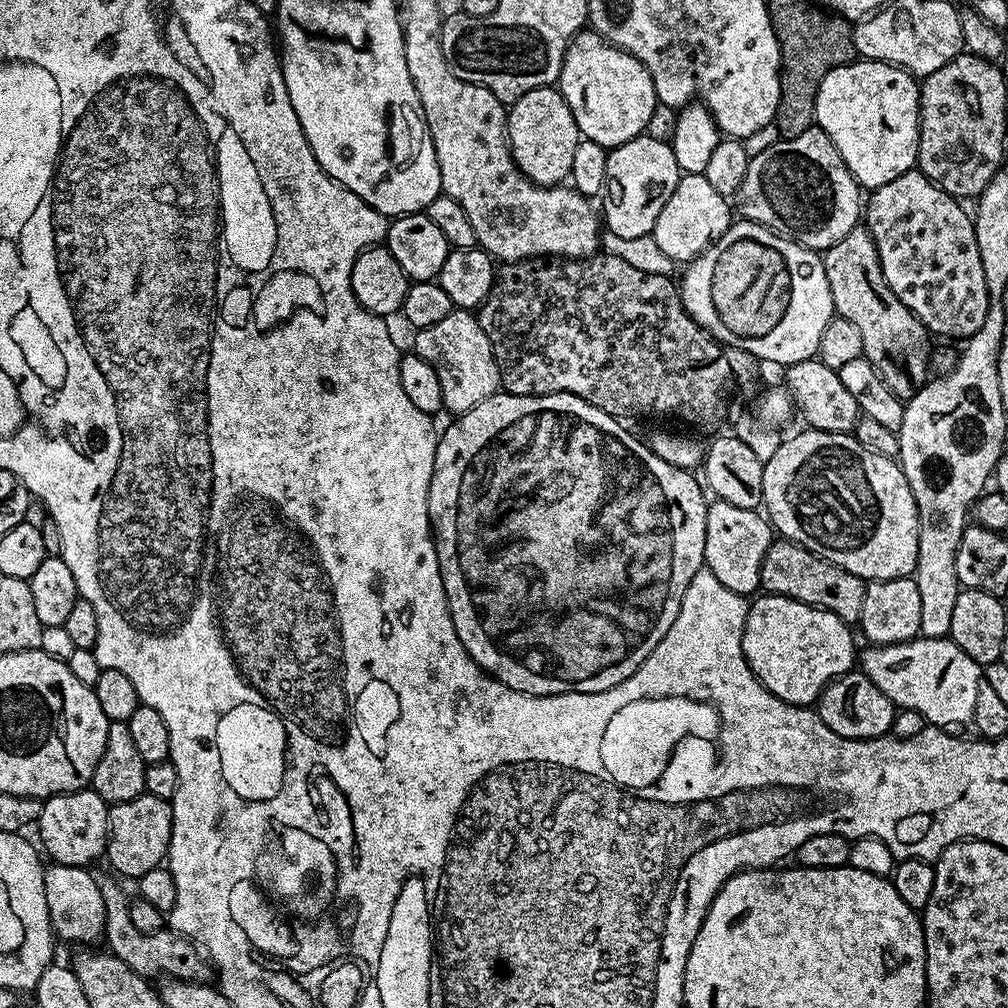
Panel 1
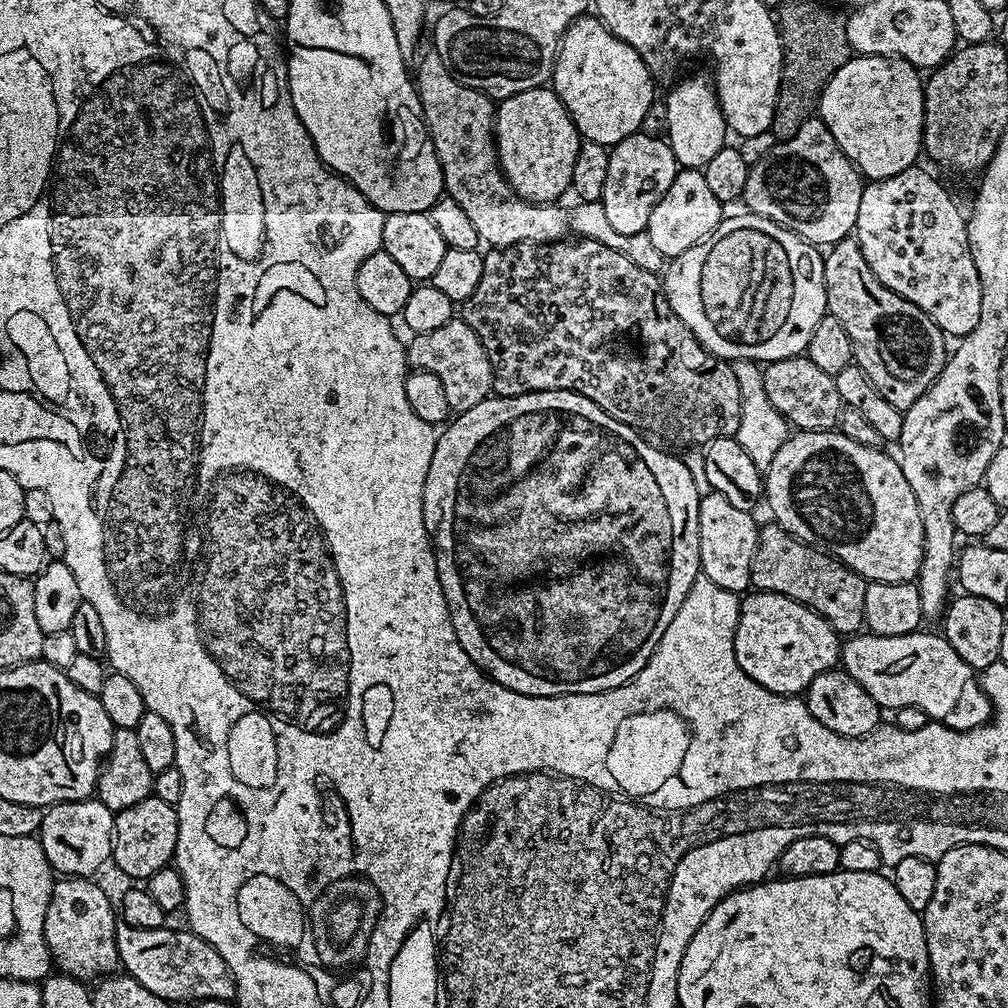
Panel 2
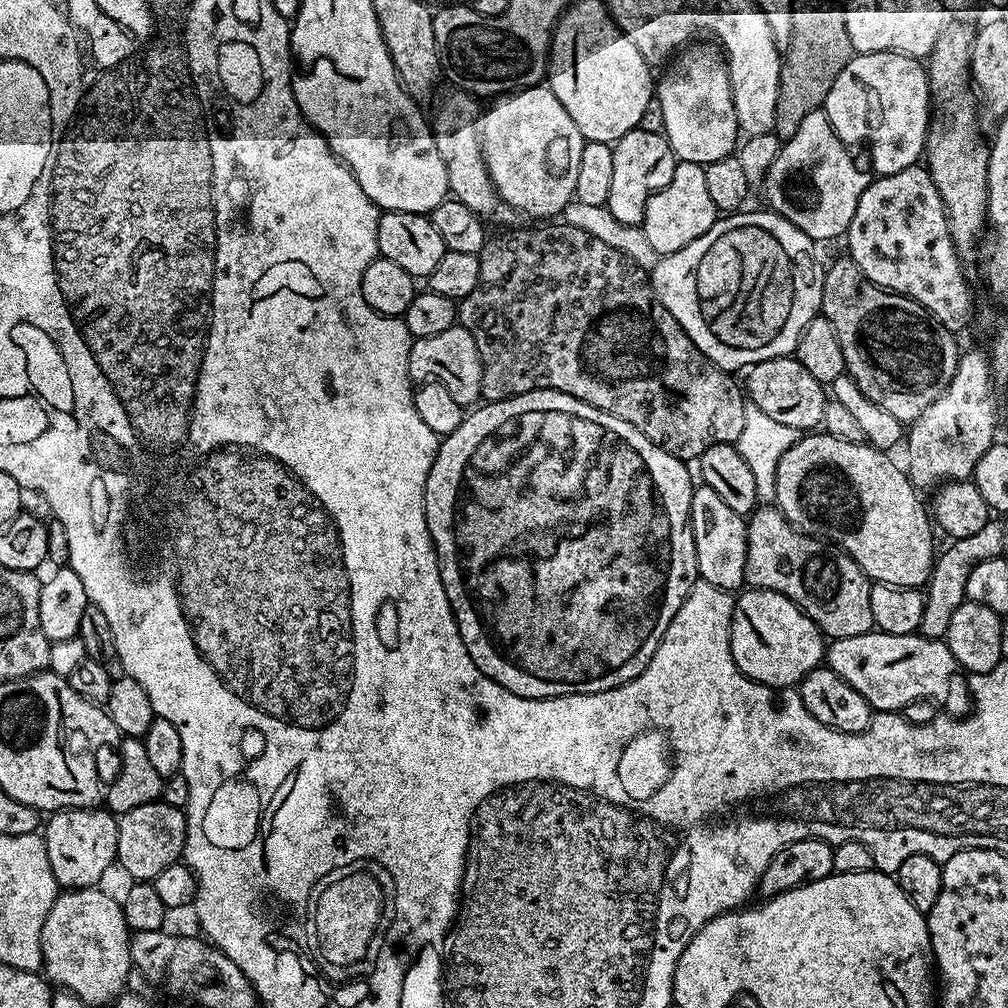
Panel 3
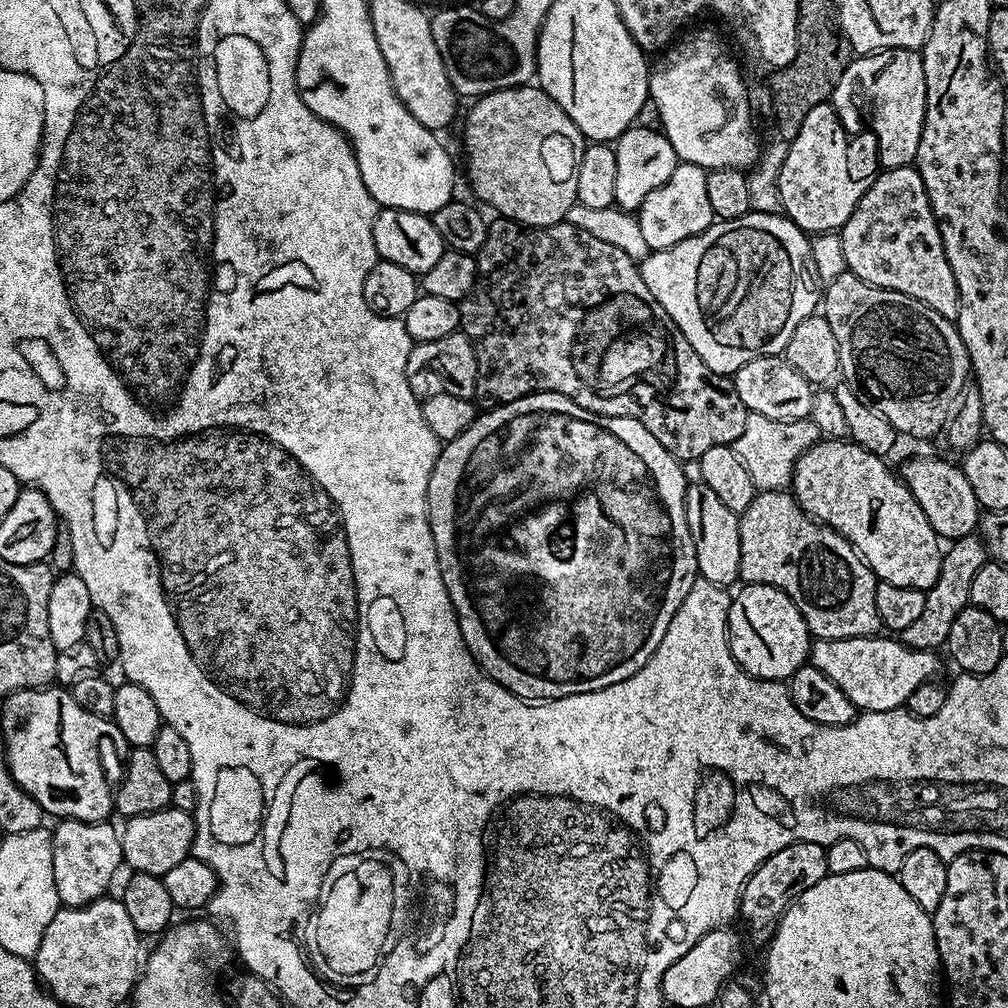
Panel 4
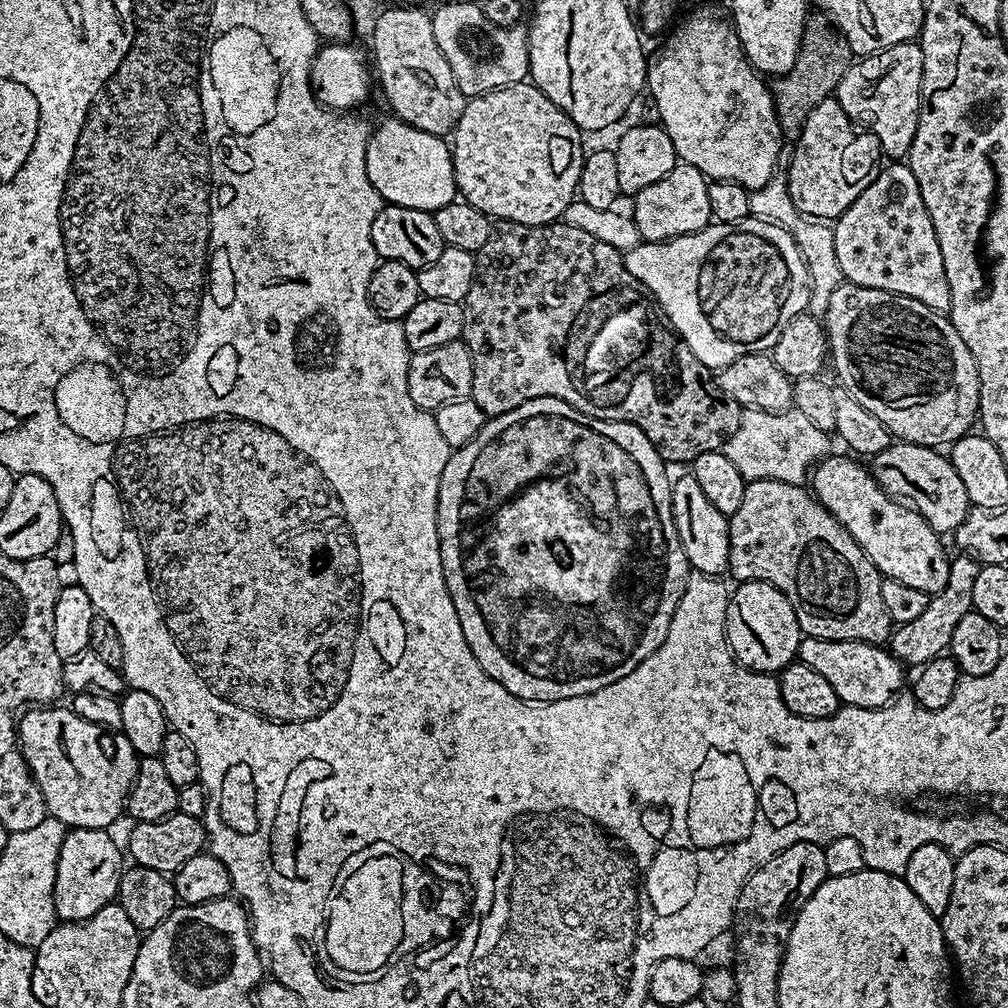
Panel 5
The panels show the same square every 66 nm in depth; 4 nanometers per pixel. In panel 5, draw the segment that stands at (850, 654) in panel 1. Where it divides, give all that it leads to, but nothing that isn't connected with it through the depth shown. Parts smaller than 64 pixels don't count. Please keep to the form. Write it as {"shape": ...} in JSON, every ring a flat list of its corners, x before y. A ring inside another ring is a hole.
{"shape":[[745,580,735,587,728,598,726,634,736,663,749,672,783,672,786,665,797,659,802,639,798,618,790,602,778,589,761,580]]}

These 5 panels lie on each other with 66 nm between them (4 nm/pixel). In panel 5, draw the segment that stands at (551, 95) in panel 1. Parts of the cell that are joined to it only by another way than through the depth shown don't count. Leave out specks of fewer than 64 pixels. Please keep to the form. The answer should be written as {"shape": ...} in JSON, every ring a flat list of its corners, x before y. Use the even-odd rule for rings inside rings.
{"shape":[[531,82,511,84,473,96,465,103,462,118,458,118,450,133,457,193,467,204,497,221,509,220,526,226,555,224,563,217,566,206,578,196,586,155,580,136,581,129,577,128,572,117,554,106,554,102,550,102,550,98]]}

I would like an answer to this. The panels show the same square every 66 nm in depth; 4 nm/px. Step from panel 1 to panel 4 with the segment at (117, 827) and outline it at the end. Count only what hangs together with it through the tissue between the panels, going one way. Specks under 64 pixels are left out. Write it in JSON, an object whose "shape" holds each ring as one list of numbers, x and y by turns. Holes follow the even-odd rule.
{"shape":[[174,807,158,810,156,813,138,814,123,821,120,845,124,851,123,863,129,864,132,872,145,872,163,877,178,862,192,855,192,843,196,837,196,822,191,812]]}

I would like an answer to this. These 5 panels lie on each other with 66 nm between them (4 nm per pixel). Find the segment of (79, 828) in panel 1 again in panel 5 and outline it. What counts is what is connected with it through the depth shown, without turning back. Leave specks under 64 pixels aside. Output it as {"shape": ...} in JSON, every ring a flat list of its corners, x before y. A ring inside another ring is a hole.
{"shape":[[73,828,65,831,62,850,58,854,56,877,52,883,52,911,57,921,85,920,98,914,98,910,102,910,102,906,113,903,117,899,122,871,122,863,120,864,122,848,121,845,119,848,112,841,112,834,111,831,102,828]]}

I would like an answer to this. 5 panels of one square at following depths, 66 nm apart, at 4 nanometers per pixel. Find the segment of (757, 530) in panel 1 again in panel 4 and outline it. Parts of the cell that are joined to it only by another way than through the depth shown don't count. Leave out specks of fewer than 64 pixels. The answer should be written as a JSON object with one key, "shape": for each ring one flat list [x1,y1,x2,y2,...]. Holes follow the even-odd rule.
{"shape":[[702,482,689,483,684,495,684,506,686,522,688,523,688,529,692,535,694,550,696,551,696,571,699,579,706,582,714,582,721,586,729,586,728,584,734,582,737,583,740,580,740,551,738,550,739,515,732,512,730,506,726,506,726,502,722,502,722,498,718,498,718,494,714,494,714,490,710,490,710,486,706,486]]}

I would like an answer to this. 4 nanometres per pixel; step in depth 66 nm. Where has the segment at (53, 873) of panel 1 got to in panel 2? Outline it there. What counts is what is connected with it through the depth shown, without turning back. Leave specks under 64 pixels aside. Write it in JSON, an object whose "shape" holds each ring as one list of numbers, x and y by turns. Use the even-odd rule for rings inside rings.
{"shape":[[83,876,57,879,52,885,44,923,44,937,55,967,63,975,85,982,99,981,120,968,116,945,118,912,114,907,114,900,96,882,95,879]]}

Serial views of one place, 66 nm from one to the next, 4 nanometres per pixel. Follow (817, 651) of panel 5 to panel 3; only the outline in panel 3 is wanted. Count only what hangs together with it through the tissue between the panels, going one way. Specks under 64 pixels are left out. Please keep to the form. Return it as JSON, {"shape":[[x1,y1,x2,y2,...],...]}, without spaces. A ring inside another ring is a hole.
{"shape":[[879,630,832,640,826,648,826,664,842,682,850,682,876,712,900,712,915,700,940,702,951,690,952,679,958,673,954,654,950,654,943,639,931,640,919,634,886,634]]}

